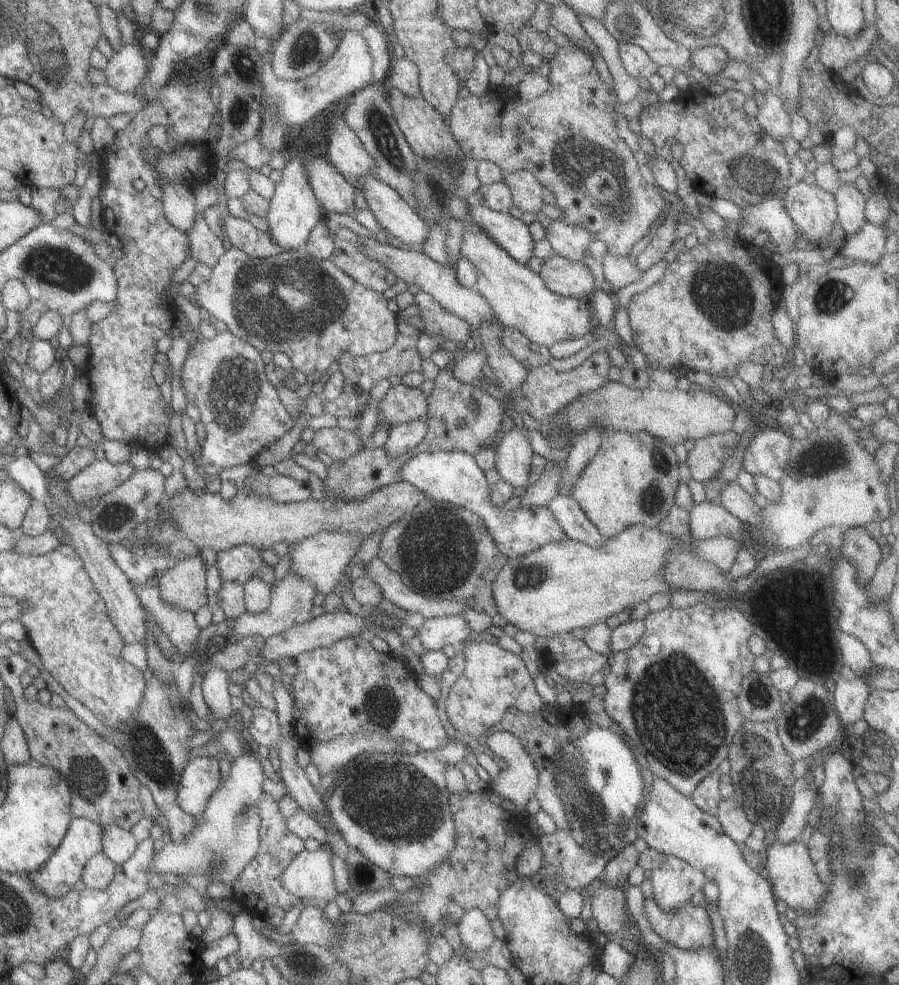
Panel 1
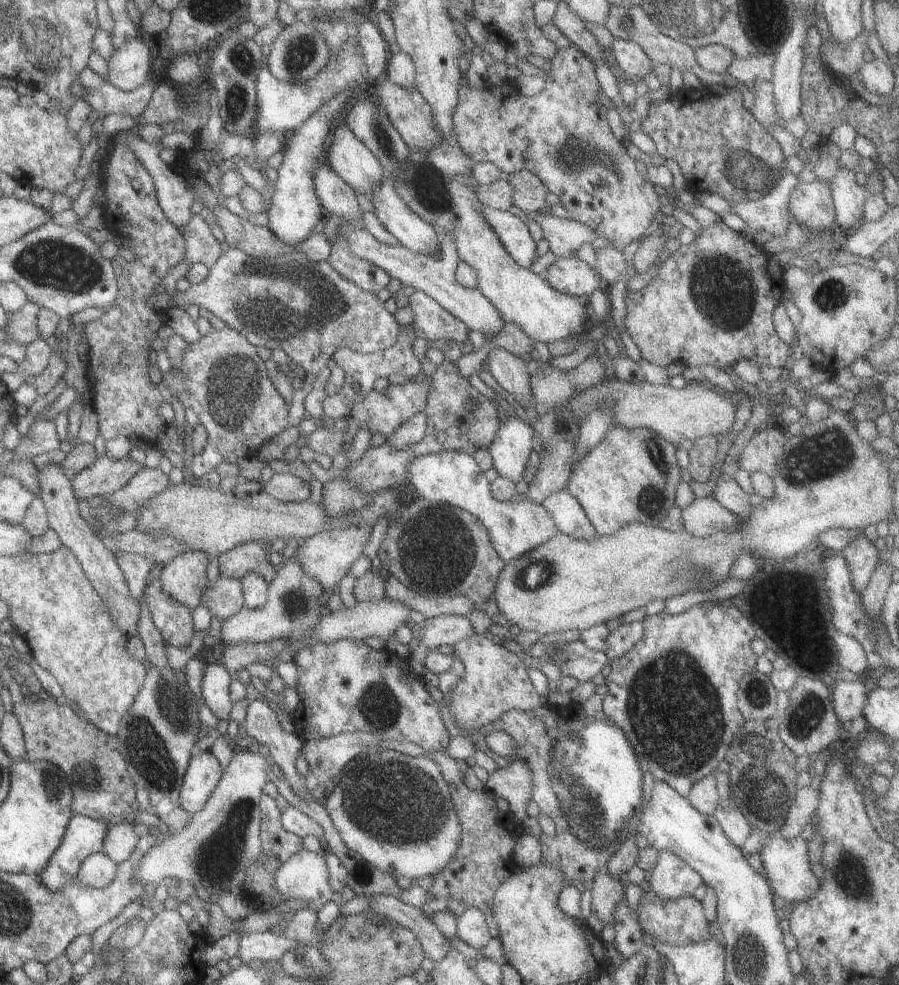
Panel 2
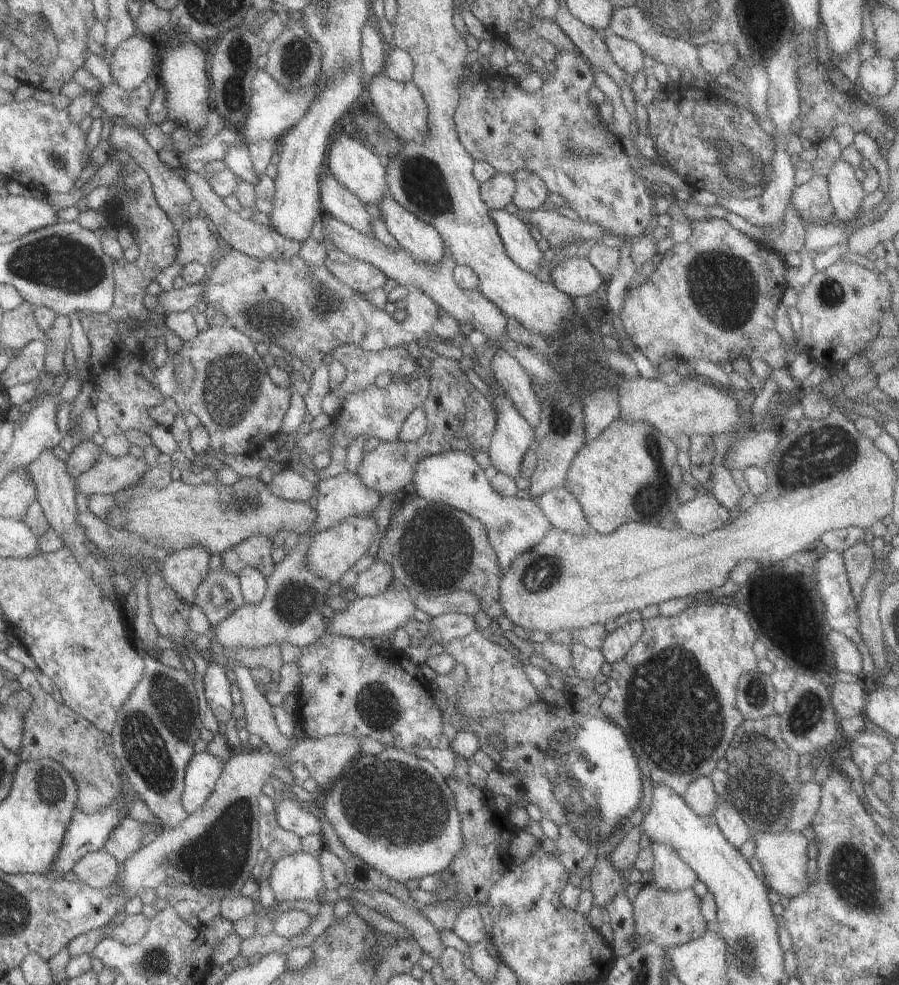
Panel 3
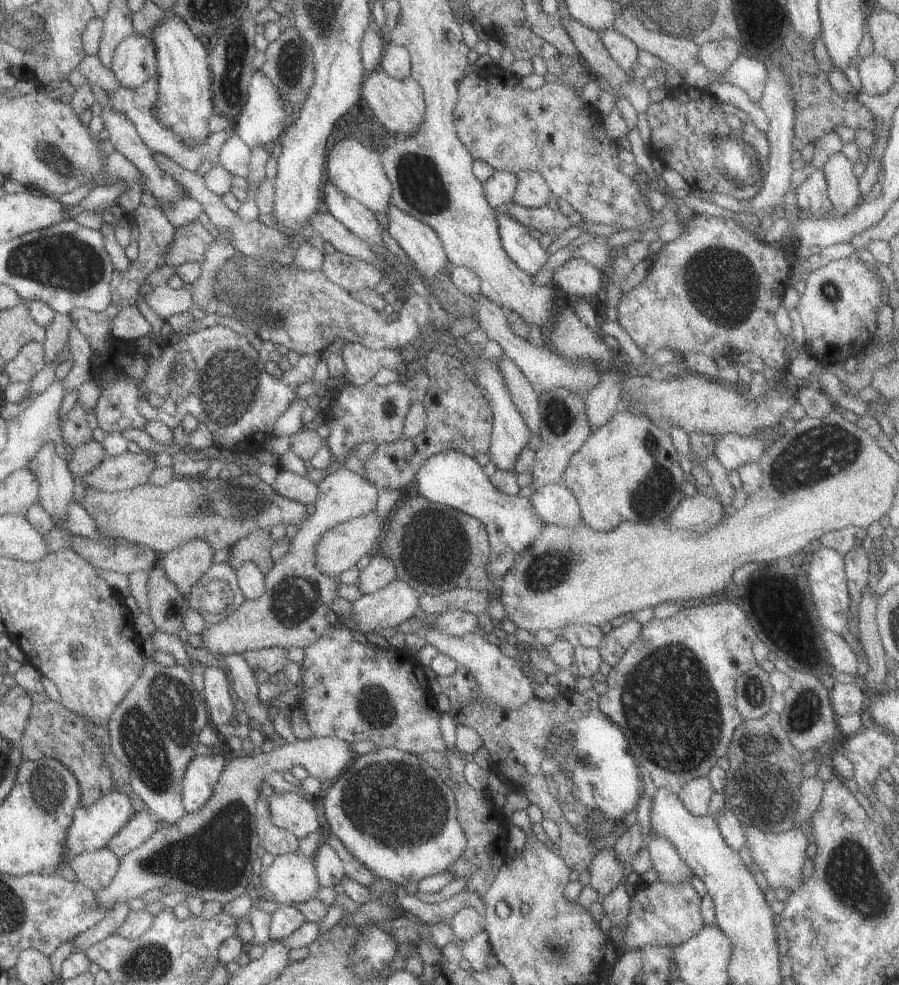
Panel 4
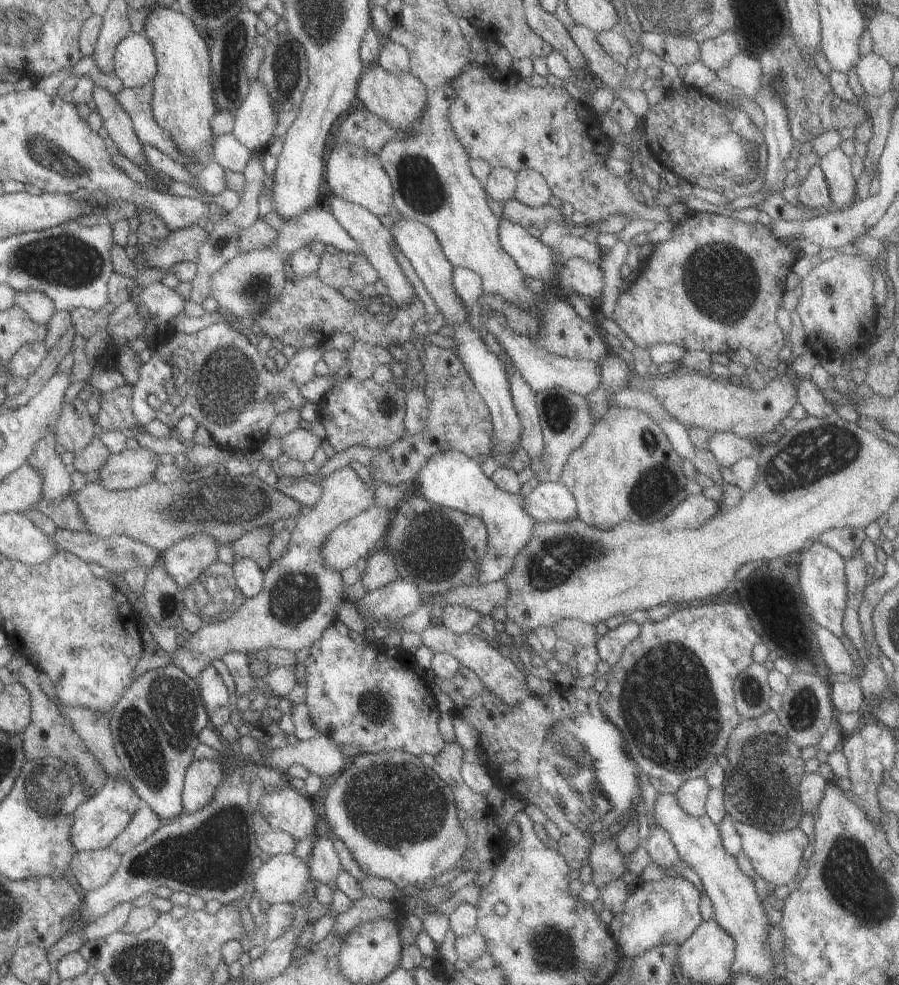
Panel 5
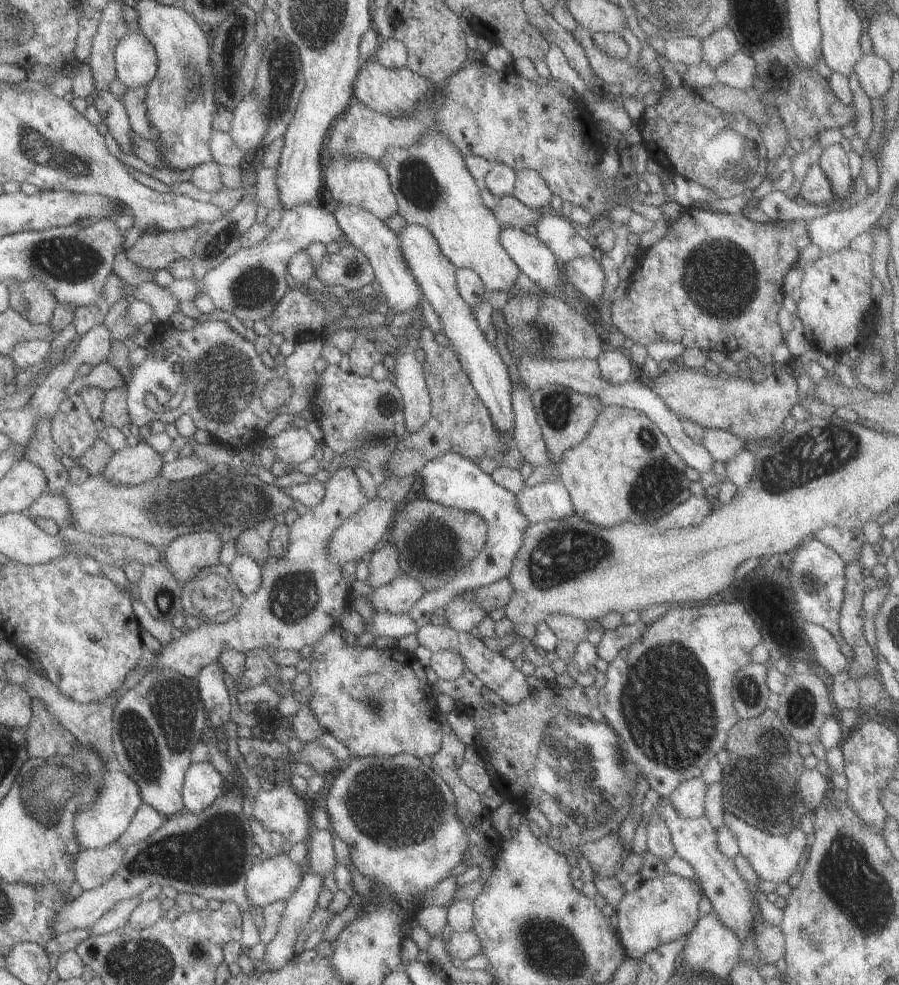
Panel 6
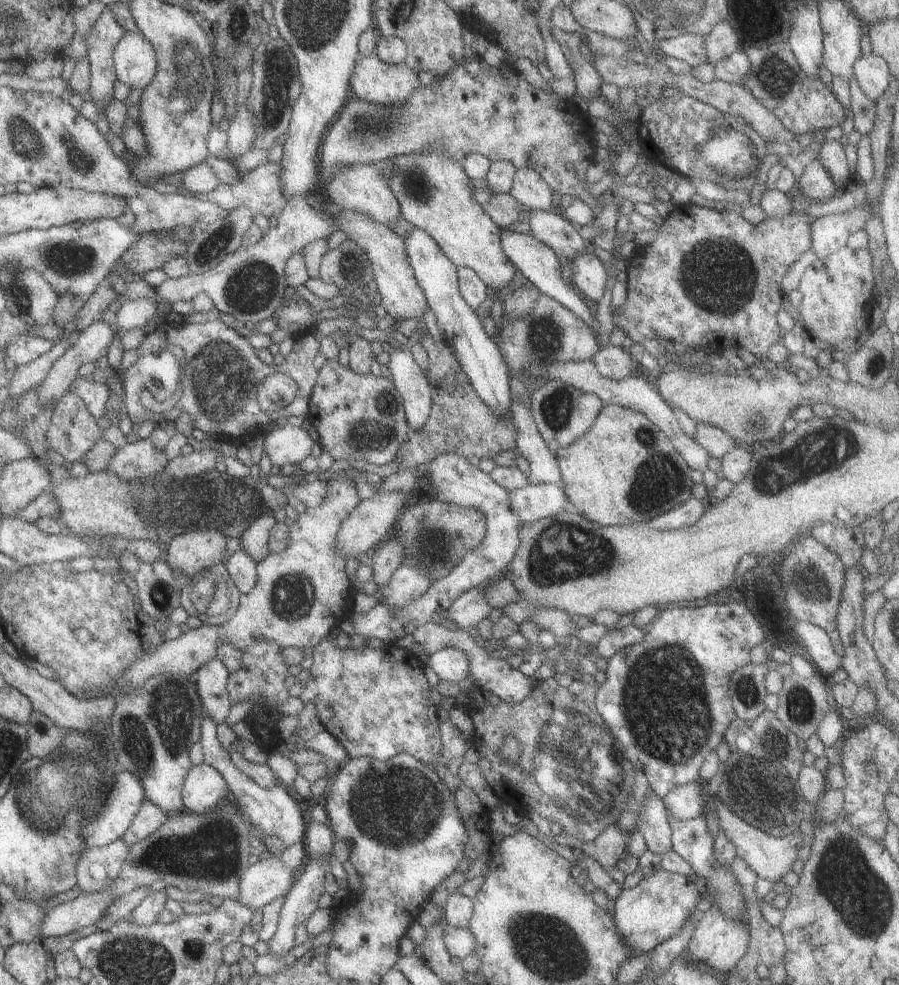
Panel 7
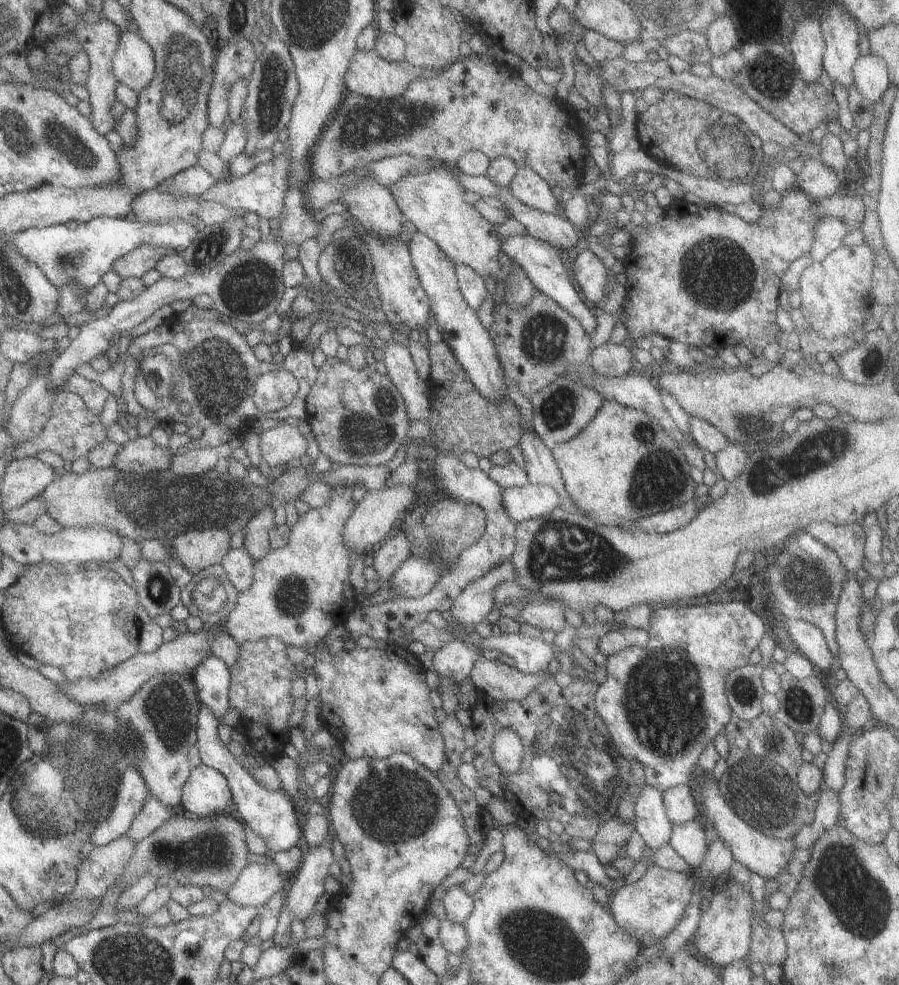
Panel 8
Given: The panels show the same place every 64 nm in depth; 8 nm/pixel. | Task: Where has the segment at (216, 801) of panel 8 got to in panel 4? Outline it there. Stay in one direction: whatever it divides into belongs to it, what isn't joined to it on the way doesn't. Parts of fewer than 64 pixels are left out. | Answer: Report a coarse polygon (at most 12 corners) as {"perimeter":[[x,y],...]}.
{"perimeter":[[193,757],[183,776],[186,813],[206,804],[226,763]]}

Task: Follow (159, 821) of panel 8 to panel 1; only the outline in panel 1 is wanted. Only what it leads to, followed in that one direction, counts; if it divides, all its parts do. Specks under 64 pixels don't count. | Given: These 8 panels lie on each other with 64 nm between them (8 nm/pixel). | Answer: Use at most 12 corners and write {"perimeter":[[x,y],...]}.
{"perimeter":[[104,825],[101,850],[115,865],[139,843],[129,830]]}

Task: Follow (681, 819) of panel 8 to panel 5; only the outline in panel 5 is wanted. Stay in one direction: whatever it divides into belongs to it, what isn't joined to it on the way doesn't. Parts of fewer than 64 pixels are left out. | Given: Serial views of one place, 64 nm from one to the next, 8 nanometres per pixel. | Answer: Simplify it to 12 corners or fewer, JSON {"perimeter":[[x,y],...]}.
{"perimeter":[[702,777],[688,779],[674,796],[690,816],[706,815],[711,786]]}

